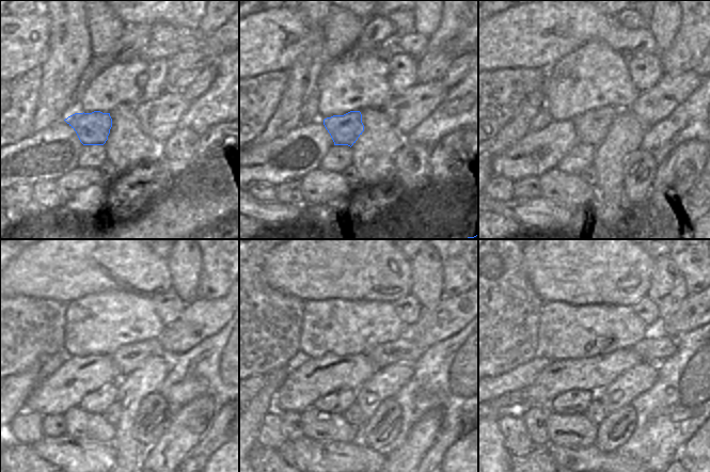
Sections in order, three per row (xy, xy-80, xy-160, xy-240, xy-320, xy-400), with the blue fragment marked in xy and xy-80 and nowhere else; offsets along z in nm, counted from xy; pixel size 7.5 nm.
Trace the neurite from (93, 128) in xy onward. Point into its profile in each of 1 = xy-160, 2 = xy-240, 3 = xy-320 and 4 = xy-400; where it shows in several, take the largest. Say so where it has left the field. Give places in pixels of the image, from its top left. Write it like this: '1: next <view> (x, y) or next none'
1: next xy-160 (592, 127)
2: next xy-240 (127, 359)
3: next xy-320 (401, 350)
4: next xy-400 (655, 350)

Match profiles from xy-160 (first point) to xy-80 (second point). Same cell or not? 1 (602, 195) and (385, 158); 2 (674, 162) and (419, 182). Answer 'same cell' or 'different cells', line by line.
1: same cell
2: different cells

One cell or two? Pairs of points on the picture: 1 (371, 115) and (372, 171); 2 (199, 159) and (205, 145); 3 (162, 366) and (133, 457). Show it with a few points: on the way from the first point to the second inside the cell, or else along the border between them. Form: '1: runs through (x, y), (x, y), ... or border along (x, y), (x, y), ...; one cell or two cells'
1: runs through (372, 129), (372, 157); one cell
2: runs through (202, 156), (205, 153), (205, 148); one cell
3: runs through (140, 389), (129, 399), (126, 435); one cell

